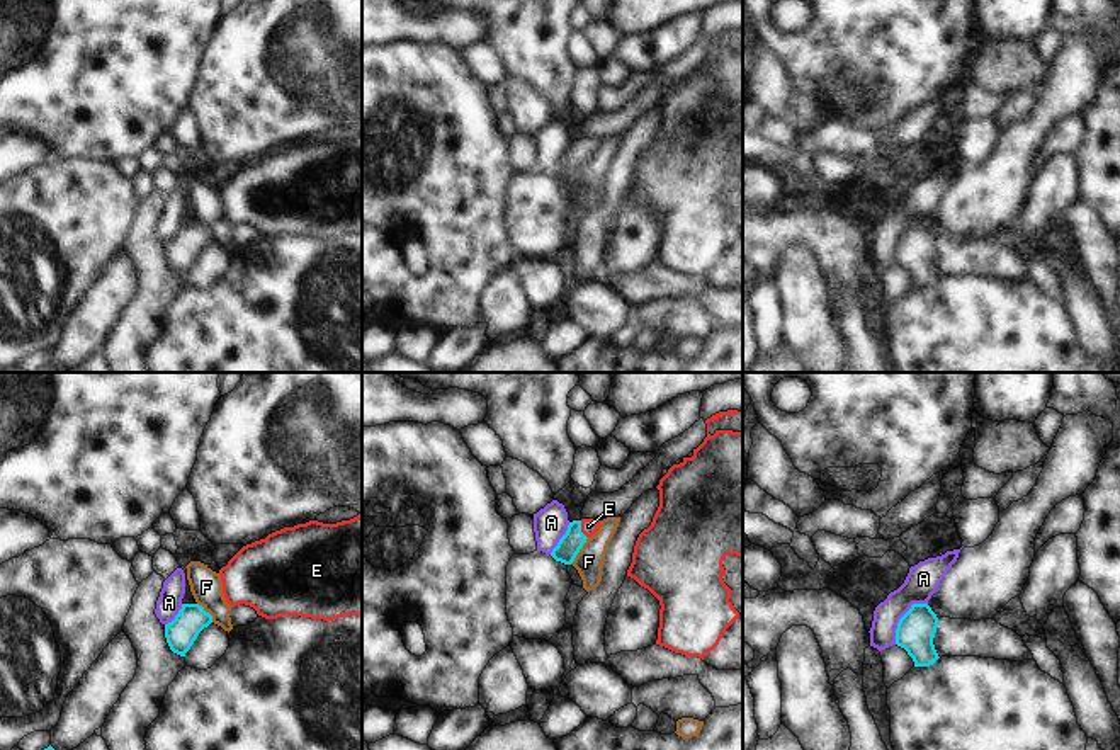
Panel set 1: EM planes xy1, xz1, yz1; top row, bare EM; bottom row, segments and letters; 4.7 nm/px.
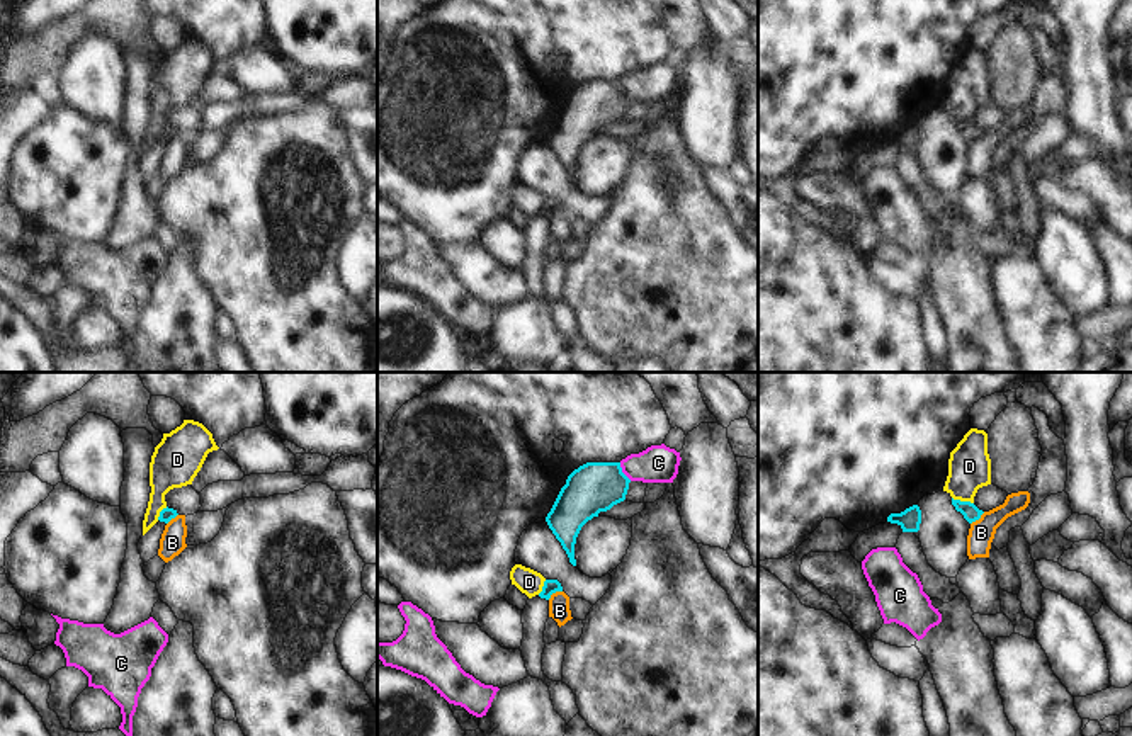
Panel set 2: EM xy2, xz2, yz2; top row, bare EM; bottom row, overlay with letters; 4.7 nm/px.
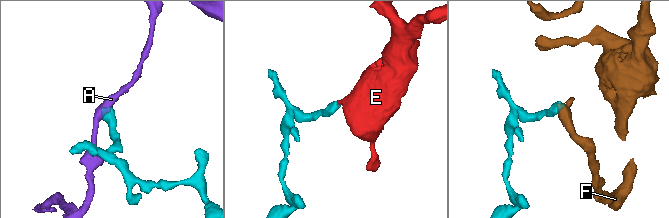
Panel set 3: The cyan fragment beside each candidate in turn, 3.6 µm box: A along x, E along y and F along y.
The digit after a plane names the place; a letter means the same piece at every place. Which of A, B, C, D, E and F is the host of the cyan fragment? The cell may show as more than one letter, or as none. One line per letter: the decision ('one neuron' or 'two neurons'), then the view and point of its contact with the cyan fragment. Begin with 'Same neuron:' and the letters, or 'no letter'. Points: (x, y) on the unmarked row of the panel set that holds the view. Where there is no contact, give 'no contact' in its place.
Same neuron: E
A: two neurons; meets cyan in yz1 at (901, 237)
B: two neurons; meets cyan in xz2 at (554, 211)
C: two neurons; meets cyan in xz2 at (621, 90)
D: two neurons; meets cyan in yz2 at (962, 121)
E: one neuron; meets cyan in xz1 at (580, 148)
F: two neurons; meets cyan in xz1 at (578, 170)

